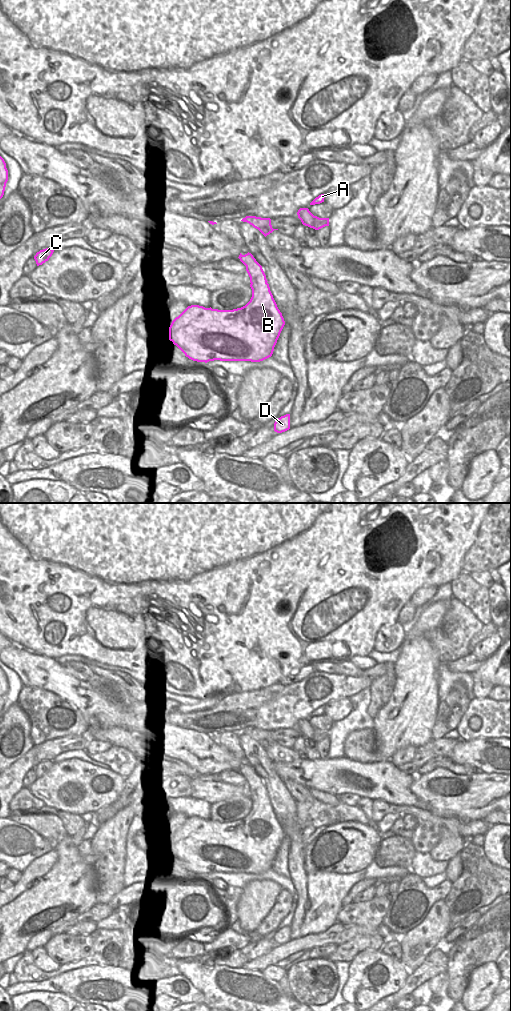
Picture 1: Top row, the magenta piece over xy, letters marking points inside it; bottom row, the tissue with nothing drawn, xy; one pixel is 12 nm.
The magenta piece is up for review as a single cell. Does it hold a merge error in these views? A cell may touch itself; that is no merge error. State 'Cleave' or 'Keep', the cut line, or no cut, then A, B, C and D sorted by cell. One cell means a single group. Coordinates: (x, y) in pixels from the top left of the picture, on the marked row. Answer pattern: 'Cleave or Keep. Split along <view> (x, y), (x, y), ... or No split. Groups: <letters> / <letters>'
Cleave. Split along xy (266, 282), (264, 284), (251, 283). Groups: A / B C D.

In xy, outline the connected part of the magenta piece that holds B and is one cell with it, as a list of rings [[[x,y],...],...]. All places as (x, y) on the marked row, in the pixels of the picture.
[[[250,284],[252,297],[243,307],[218,310],[199,305],[188,306],[169,327],[169,340],[186,357],[197,362],[251,361],[260,362],[272,356],[285,325],[282,313],[270,291],[269,284]]]

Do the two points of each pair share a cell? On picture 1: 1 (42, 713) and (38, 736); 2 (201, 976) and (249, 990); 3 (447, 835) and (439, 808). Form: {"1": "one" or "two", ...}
{"1": "one", "2": "one", "3": "two"}

